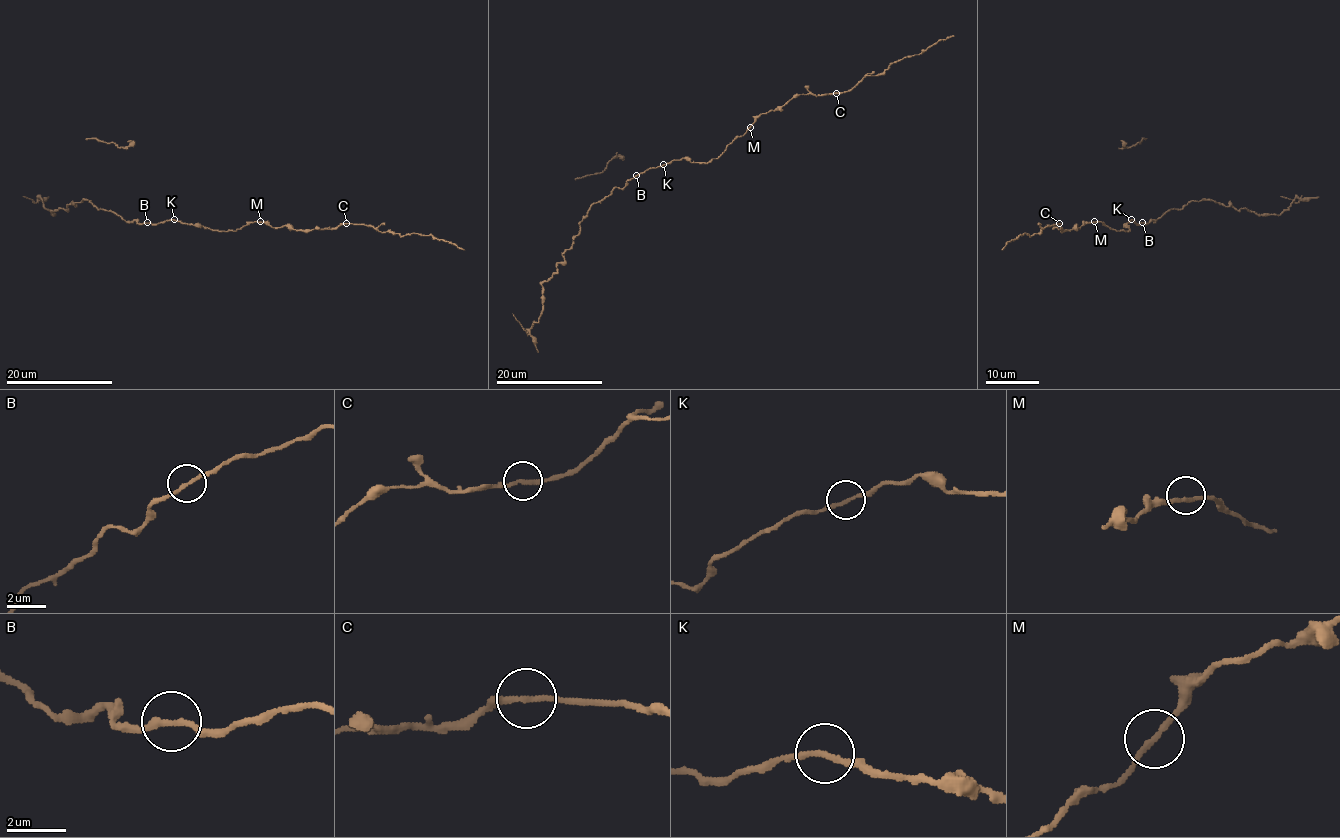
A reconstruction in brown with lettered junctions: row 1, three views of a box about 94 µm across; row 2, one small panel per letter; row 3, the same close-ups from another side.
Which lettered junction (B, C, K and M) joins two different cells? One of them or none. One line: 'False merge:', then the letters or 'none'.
False merge: B

